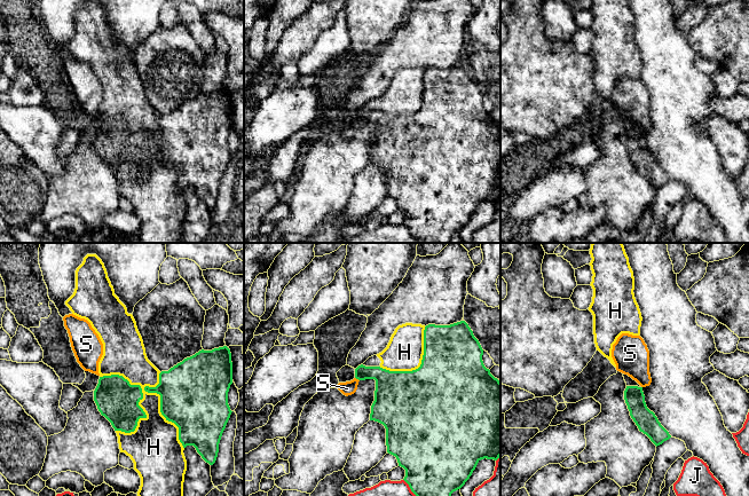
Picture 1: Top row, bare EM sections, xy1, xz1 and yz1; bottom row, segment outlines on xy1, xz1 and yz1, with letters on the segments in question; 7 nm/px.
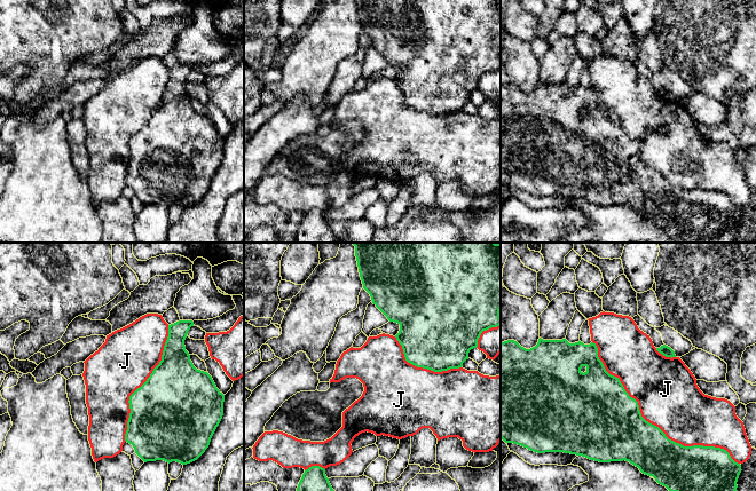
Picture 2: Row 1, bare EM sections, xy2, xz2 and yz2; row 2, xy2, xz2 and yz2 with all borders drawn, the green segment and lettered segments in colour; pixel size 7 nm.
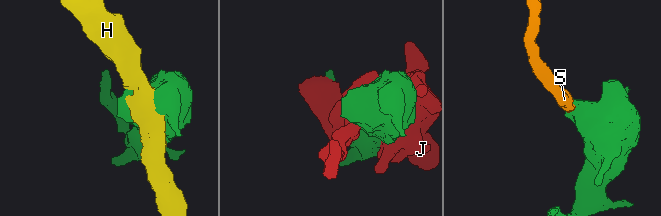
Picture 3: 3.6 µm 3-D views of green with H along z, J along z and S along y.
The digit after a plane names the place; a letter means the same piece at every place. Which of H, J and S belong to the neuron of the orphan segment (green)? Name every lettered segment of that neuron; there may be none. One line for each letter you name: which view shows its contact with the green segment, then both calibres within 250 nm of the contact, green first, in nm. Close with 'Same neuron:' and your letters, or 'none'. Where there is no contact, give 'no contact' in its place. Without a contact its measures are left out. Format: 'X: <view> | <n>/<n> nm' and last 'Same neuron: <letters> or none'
S: xz1 | 240/100 nm
Same neuron: S

